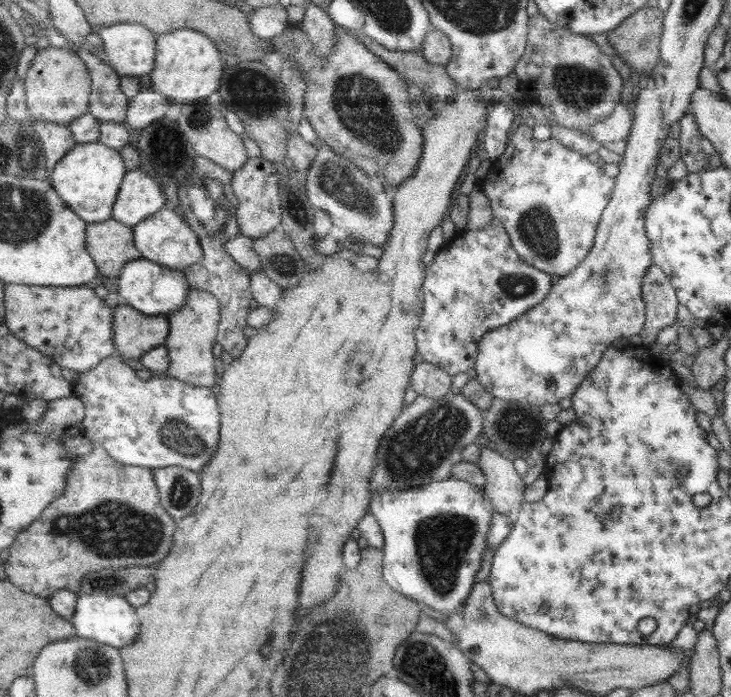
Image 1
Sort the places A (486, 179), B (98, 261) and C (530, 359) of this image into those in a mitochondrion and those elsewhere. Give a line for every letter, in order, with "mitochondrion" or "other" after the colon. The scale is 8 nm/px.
A: other
B: other
C: other

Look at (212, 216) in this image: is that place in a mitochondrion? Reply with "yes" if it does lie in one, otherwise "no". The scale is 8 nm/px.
yes

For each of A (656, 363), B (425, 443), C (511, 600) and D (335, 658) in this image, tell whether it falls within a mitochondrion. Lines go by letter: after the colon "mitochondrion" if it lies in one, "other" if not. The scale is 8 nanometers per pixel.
A: other
B: mitochondrion
C: other
D: mitochondrion

